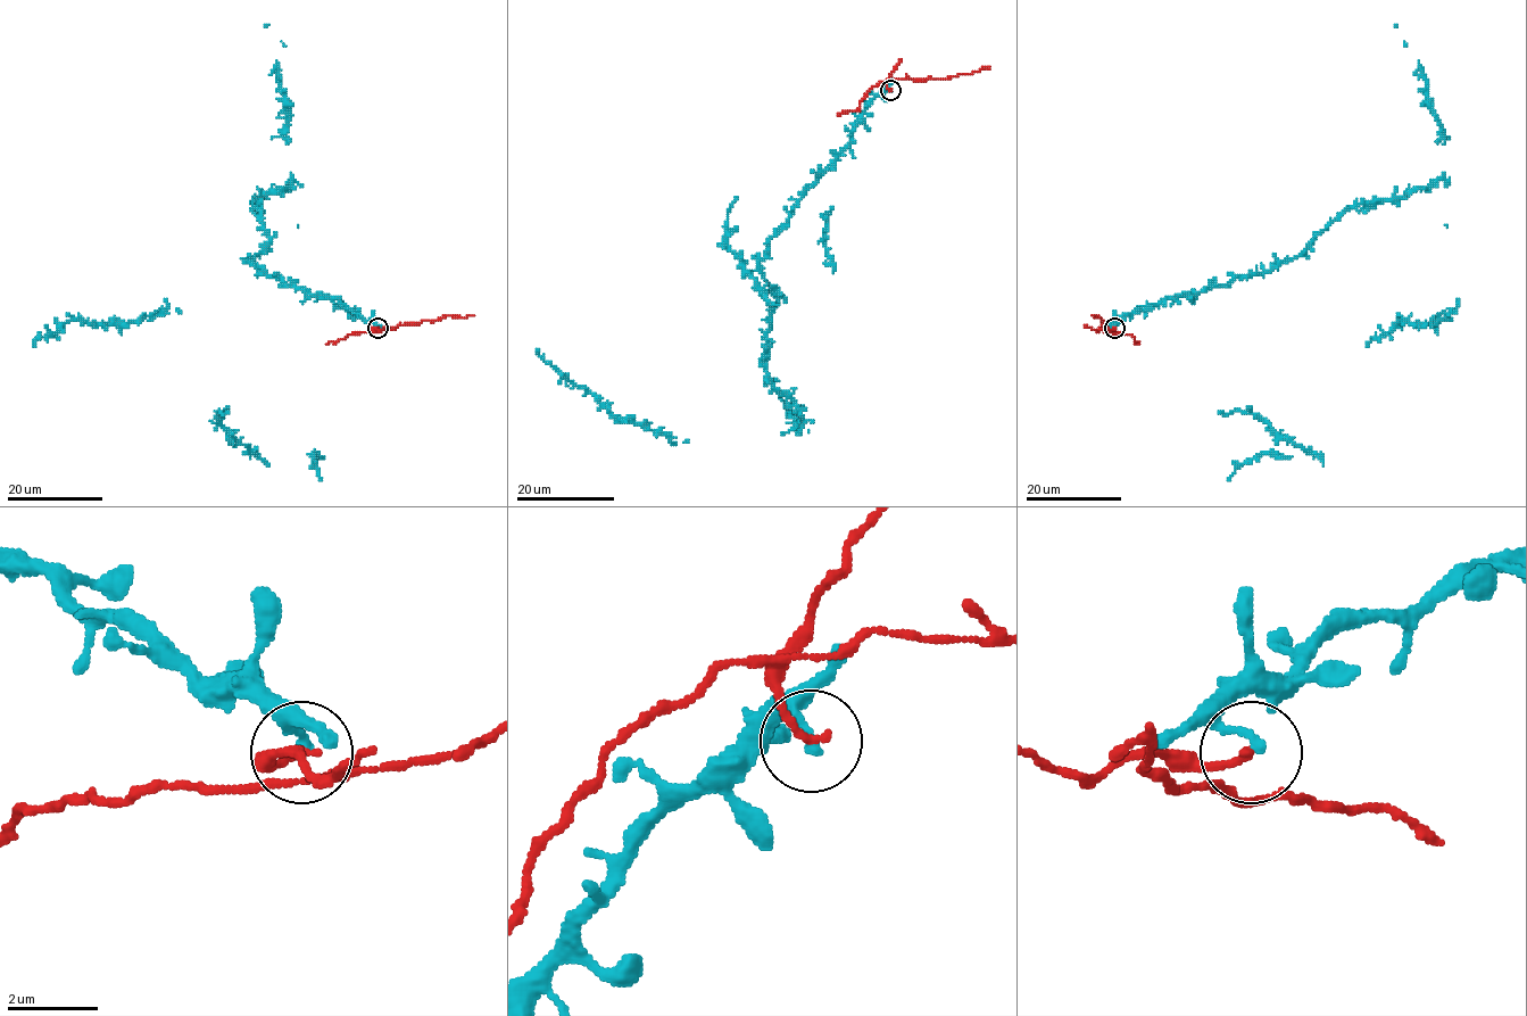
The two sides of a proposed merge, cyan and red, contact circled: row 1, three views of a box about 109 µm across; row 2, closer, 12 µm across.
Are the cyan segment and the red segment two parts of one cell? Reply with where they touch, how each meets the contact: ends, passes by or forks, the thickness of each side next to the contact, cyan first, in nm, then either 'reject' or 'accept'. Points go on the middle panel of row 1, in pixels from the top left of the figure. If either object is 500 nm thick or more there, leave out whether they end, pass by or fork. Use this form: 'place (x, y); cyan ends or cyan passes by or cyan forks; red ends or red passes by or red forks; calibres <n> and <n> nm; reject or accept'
place (890, 90); cyan ends; red ends; calibres 200 and 180 nm; reject

